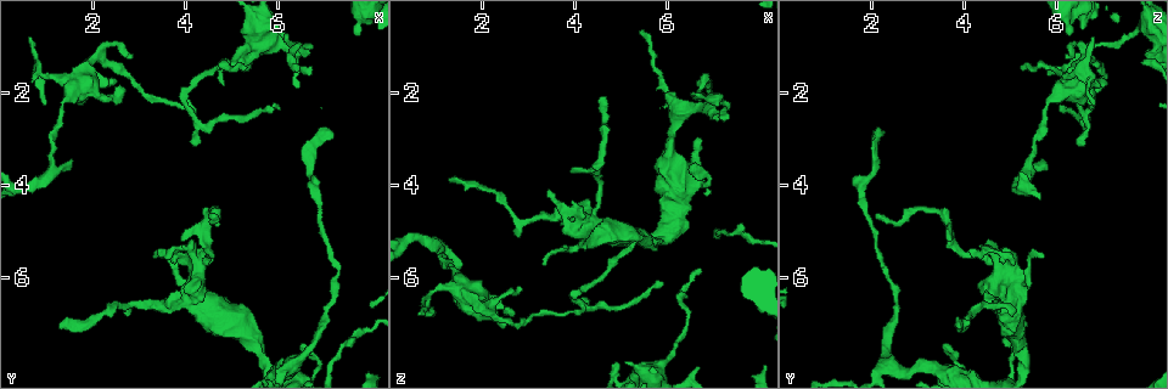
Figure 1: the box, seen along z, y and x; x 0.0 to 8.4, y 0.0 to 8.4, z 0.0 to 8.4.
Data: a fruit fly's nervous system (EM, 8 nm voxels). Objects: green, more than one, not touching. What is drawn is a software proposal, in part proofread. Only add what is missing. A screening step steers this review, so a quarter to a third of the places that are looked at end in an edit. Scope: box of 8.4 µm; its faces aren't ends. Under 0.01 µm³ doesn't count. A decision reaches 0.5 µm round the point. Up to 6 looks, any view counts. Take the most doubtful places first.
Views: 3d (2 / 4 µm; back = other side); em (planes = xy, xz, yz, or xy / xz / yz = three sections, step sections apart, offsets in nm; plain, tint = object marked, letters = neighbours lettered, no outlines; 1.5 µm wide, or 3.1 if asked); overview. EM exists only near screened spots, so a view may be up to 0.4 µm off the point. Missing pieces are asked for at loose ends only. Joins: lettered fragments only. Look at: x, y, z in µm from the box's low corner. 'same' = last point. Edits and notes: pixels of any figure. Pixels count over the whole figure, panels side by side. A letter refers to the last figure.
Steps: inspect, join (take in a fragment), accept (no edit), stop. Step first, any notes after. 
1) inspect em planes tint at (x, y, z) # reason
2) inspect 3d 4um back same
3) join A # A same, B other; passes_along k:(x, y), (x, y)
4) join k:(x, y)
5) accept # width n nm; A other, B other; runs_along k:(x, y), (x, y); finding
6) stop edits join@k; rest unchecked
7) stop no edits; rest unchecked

inspect em xy step 4 tint at (4.20, 3.15, 6.40) # branch stops here

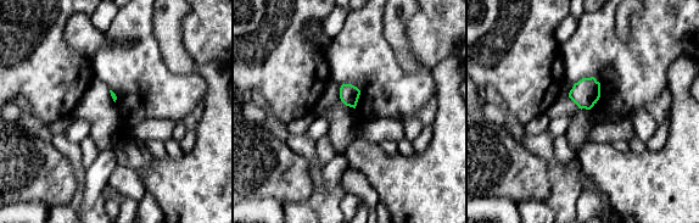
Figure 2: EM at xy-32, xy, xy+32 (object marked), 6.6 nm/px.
inspect em xz step 4 letters same # cut it another way

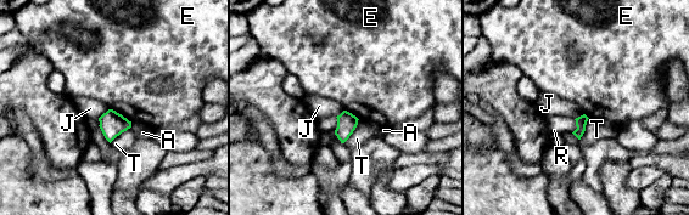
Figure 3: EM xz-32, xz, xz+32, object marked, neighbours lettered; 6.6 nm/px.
accept # width 80 nm; A other, E other, J other, R other, T other; border 3:(108, 108), (99, 118); no lettered fragment goes on from it

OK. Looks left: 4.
inspect em yz step 4 letters at (5.30, 1.40, 5.25)

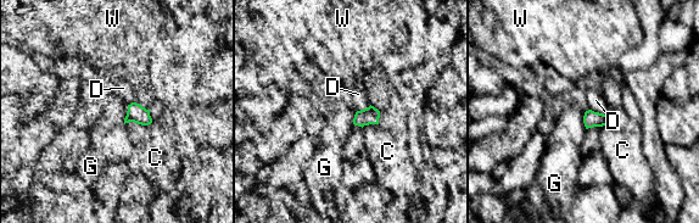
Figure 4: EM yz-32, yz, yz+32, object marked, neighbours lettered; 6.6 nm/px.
accept # width 70 nm; C other, D other, G other, W other; none of them fits

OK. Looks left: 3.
inspect 3d 4um back at (1.20, 7.05, 3.90) # free end

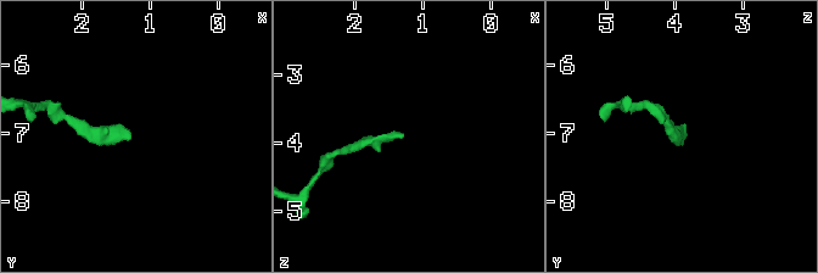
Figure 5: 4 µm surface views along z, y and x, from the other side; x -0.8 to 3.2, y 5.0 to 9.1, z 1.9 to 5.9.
inspect em planes letters at (1.30, 7.10, 3.90)

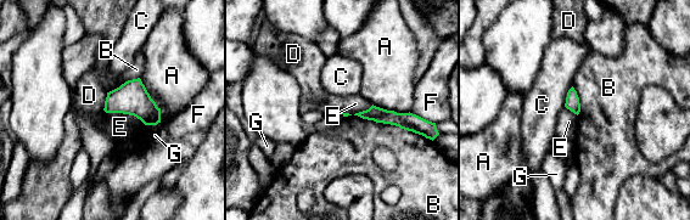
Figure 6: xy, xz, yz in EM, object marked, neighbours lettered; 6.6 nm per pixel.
accept # A other, B other, C other, D other, E other, F other, G other; none of them fits

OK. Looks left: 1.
stop no edits; rest unchecked

